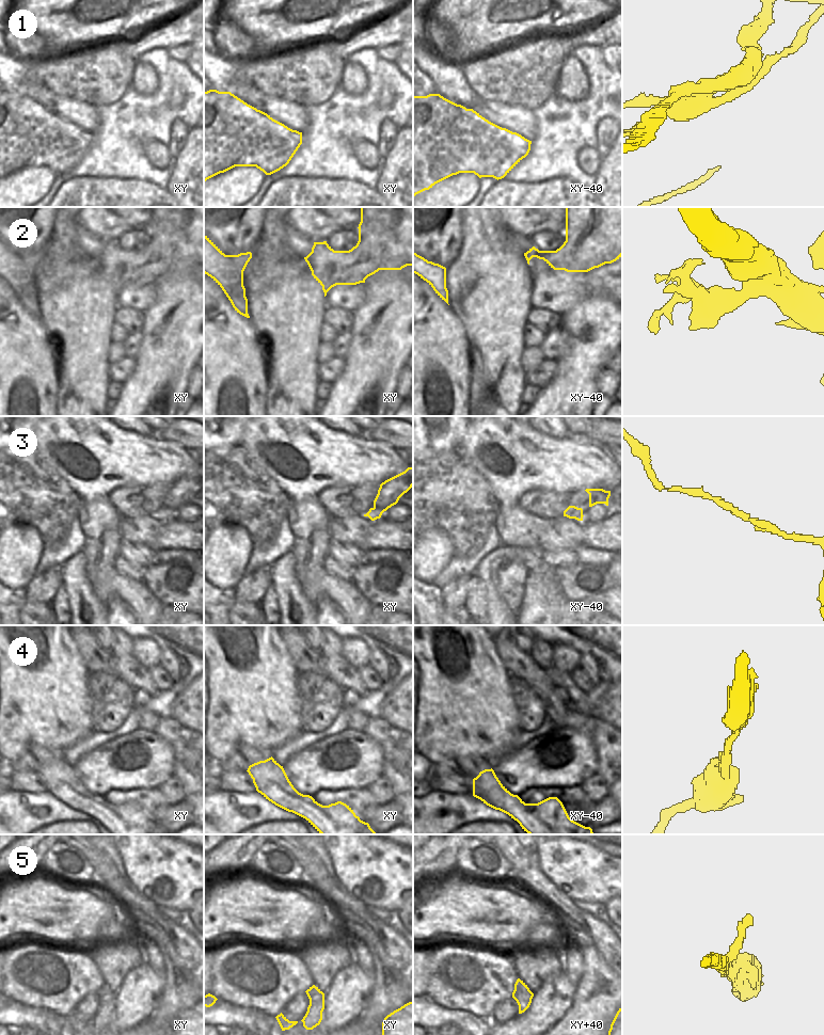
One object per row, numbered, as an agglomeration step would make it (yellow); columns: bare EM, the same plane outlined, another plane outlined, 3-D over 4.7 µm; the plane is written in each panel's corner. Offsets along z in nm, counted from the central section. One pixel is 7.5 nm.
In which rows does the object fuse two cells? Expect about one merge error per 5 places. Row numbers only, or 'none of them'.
1, 2.

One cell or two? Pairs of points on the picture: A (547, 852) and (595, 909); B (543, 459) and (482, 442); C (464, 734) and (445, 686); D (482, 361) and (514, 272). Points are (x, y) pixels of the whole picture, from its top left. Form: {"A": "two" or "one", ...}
{"A": "two", "B": "one", "C": "one", "D": "one"}

